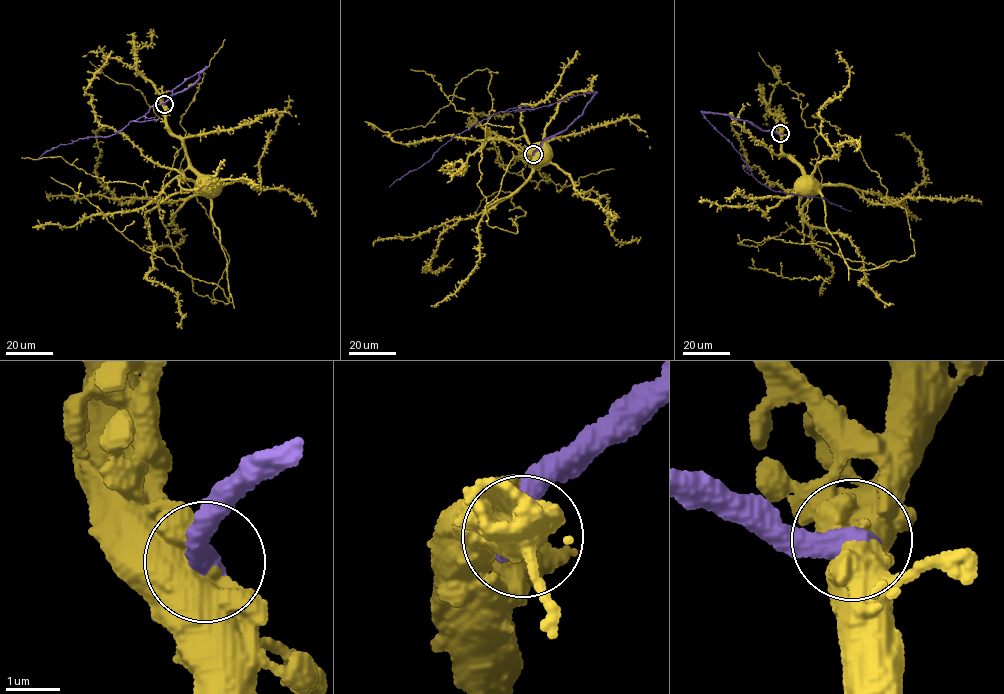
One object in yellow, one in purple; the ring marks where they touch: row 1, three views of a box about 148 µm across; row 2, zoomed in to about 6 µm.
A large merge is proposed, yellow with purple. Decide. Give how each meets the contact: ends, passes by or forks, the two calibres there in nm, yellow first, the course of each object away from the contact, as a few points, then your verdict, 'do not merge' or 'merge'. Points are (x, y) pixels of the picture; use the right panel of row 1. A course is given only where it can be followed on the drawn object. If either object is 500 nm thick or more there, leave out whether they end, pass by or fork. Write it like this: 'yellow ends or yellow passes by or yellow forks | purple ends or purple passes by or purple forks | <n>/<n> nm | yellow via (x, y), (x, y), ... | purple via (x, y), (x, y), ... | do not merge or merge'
700/500 nm | yellow via (780, 133), (781, 152), (801, 171), (799, 188) | purple via (780, 134), (726, 114), (702, 112), (741, 156), (754, 177), (769, 189), (823, 198), (851, 211) | do not merge

